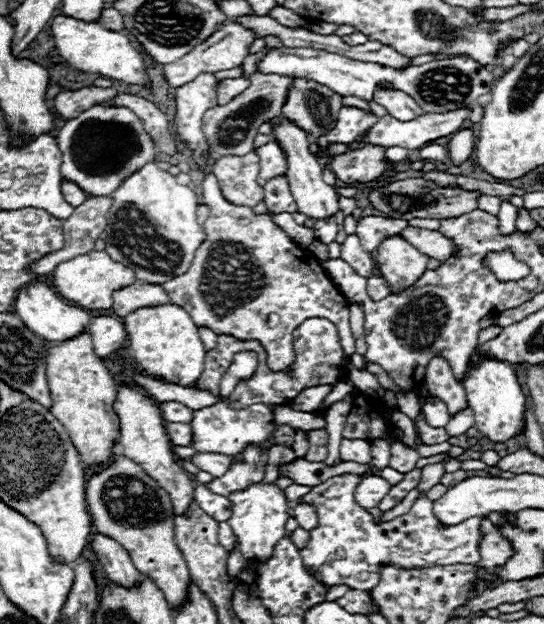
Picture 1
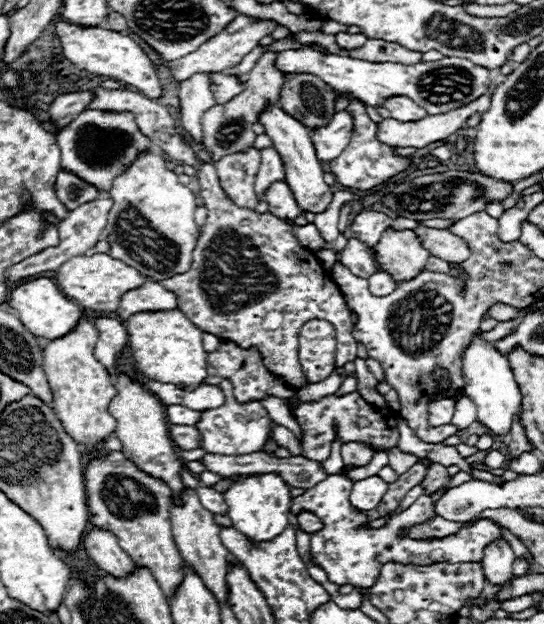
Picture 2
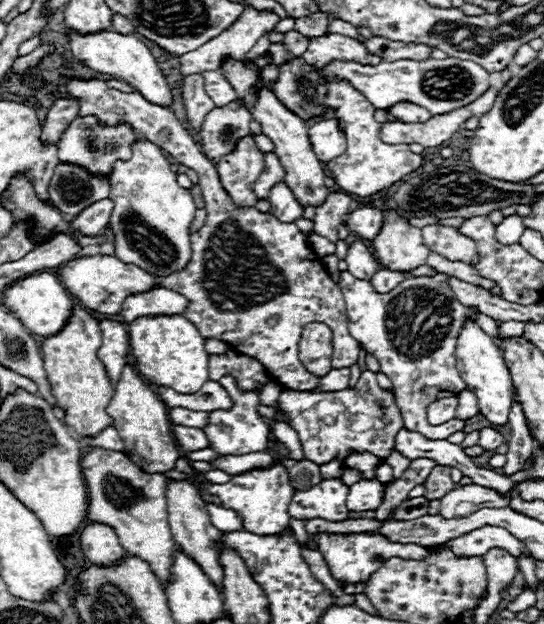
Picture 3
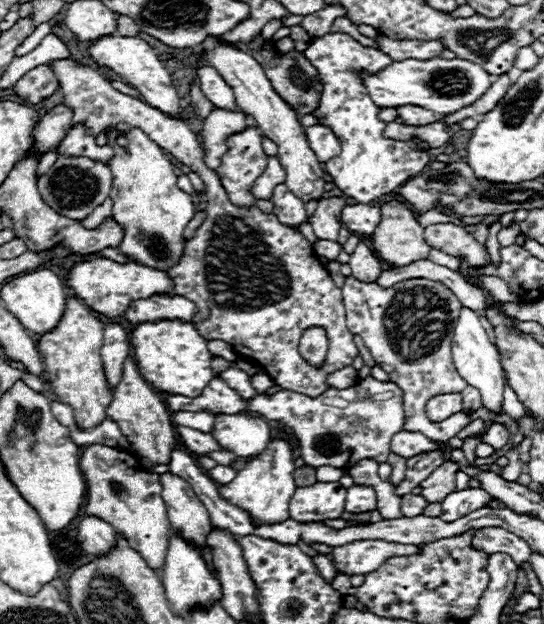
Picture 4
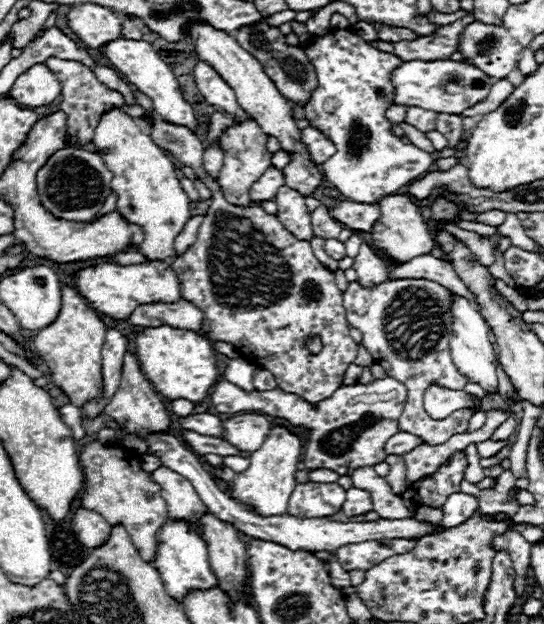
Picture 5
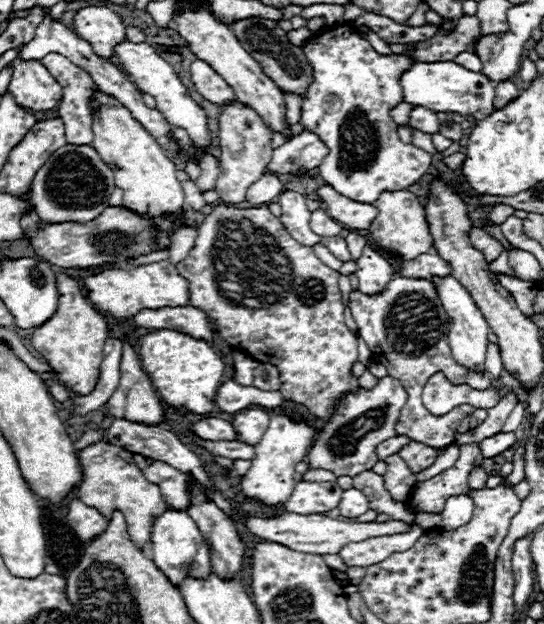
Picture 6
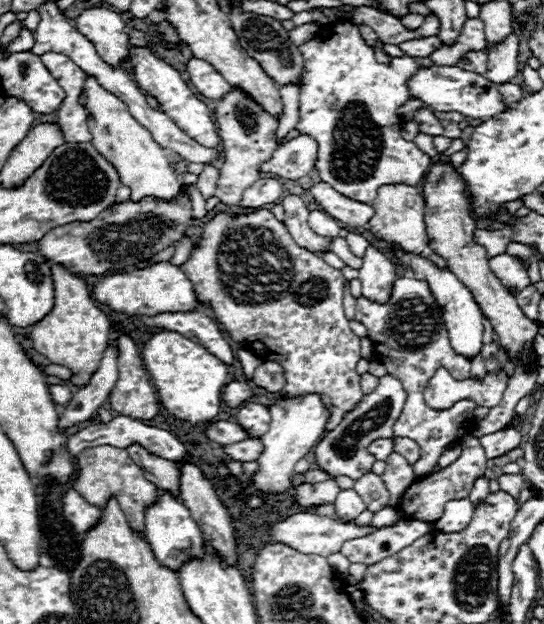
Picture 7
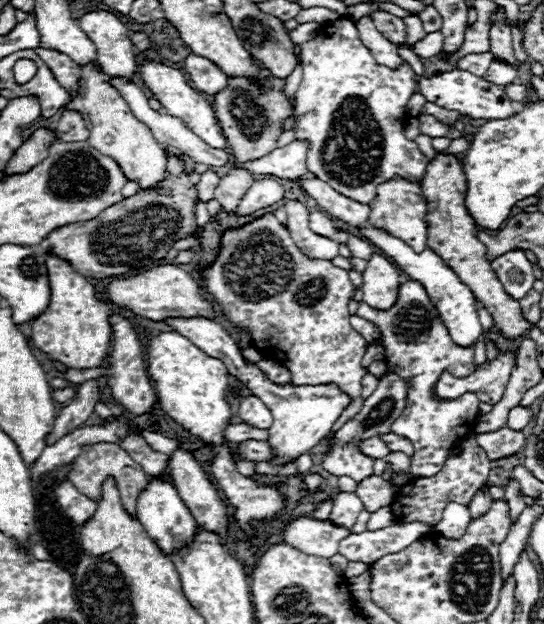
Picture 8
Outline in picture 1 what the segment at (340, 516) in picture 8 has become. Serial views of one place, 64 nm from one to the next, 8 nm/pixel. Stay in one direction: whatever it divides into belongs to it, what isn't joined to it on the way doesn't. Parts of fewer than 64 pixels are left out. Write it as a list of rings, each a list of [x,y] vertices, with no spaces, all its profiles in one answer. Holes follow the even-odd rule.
[[[366,476],[358,484],[358,488],[354,492],[354,498],[364,508],[374,508],[388,494],[388,488],[390,488],[390,484],[382,476]]]

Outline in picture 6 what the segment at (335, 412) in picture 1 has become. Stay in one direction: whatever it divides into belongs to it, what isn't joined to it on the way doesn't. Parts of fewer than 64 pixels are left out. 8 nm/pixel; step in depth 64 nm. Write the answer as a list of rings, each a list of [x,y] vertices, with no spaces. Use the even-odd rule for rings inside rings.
[[[308,470],[306,474],[302,474],[304,480],[308,482],[334,482],[336,474],[328,472],[328,470]]]

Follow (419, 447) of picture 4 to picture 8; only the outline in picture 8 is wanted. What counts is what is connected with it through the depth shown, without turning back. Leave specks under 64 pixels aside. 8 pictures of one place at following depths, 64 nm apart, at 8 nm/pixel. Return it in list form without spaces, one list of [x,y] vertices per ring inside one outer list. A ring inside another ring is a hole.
[[[370,438],[370,440],[364,440],[360,444],[360,450],[366,454],[366,456],[372,456],[372,458],[384,458],[390,454],[388,450],[388,444],[380,438]]]

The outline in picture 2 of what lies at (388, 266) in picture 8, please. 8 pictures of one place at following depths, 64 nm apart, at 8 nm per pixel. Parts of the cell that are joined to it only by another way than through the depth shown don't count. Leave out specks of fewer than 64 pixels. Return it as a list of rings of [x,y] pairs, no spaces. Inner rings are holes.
[[[350,238],[346,248],[340,252],[340,260],[346,268],[352,270],[352,274],[360,278],[370,278],[372,272],[378,272],[378,264],[374,256],[370,254],[368,246],[364,246],[360,240]]]

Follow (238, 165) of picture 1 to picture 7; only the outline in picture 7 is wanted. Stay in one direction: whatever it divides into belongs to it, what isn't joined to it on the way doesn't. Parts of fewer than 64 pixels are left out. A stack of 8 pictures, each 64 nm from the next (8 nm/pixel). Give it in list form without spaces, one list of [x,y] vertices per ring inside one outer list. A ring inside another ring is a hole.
[[[232,88],[230,94],[226,94],[224,100],[218,102],[216,124],[218,124],[218,134],[222,140],[224,166],[220,168],[220,178],[218,178],[214,196],[220,202],[232,206],[232,204],[238,204],[242,200],[244,190],[260,178],[260,164],[264,160],[270,160],[272,152],[276,150],[274,132],[278,128],[278,120],[272,118],[268,112],[264,112],[238,88]]]

